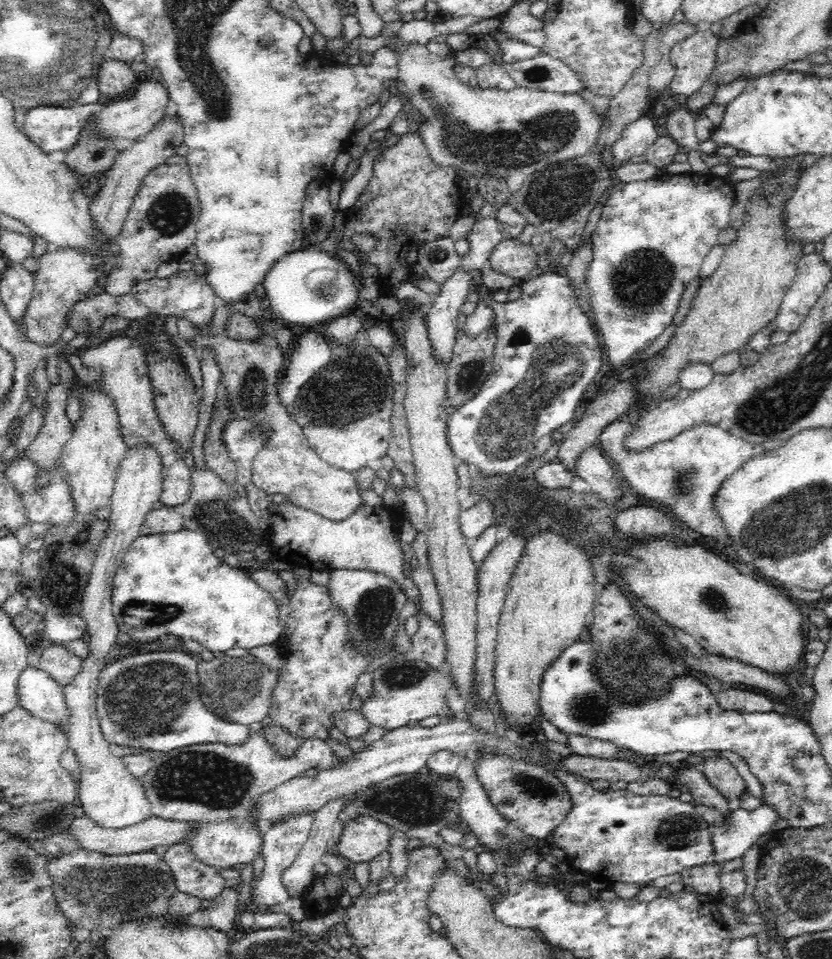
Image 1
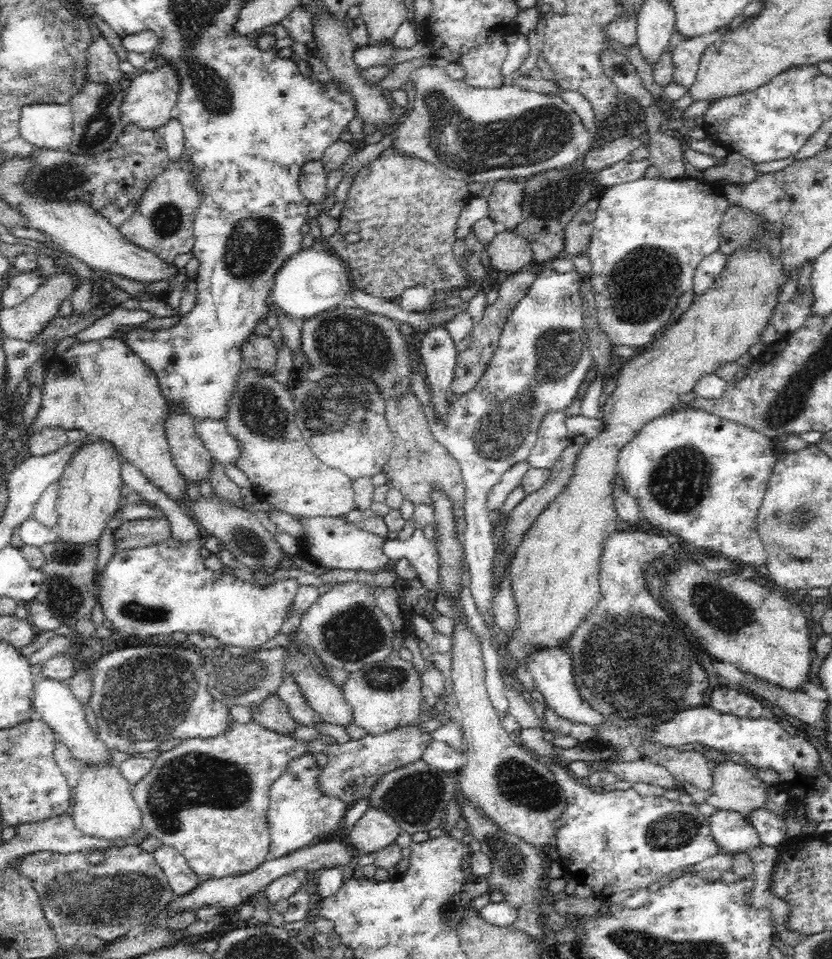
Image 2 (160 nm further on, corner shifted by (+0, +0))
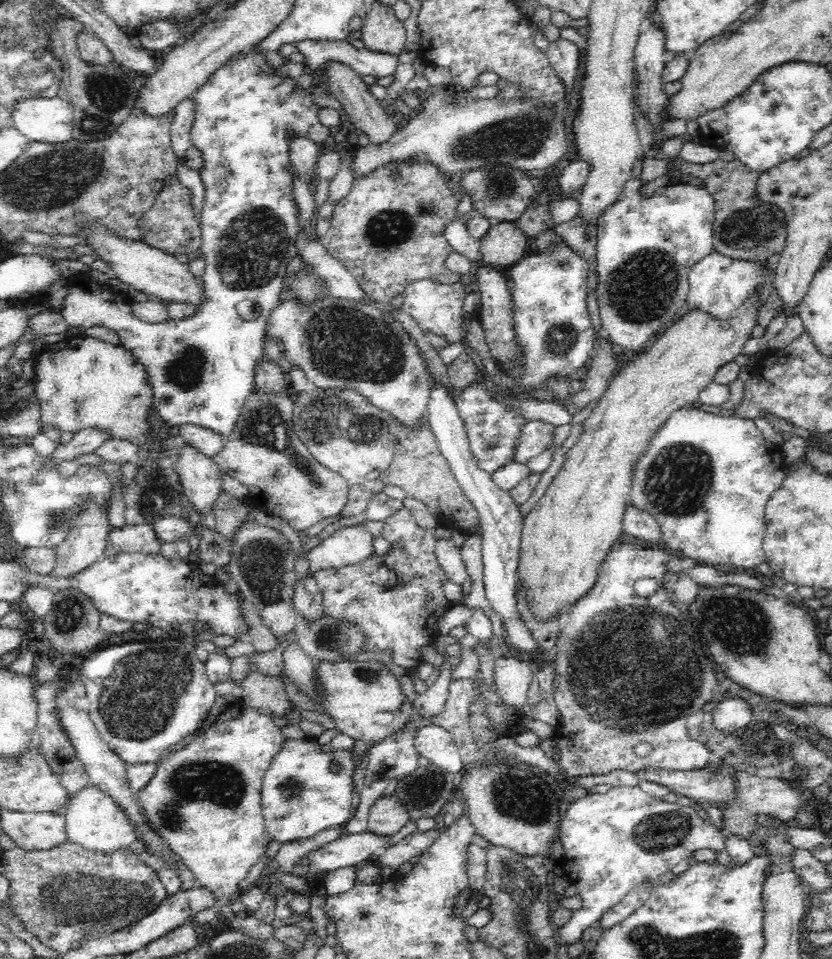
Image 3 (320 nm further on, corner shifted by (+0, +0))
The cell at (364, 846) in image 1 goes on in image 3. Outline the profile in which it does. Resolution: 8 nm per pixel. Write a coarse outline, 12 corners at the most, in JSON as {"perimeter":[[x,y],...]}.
{"perimeter":[[394,794],[370,808],[367,830],[388,839],[409,820]]}

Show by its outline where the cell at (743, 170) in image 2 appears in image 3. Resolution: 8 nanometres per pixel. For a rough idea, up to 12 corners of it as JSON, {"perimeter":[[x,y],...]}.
{"perimeter":[[646,158],[702,180],[714,197],[714,250],[744,261],[779,254],[783,212],[755,200],[758,171],[739,160]]}

